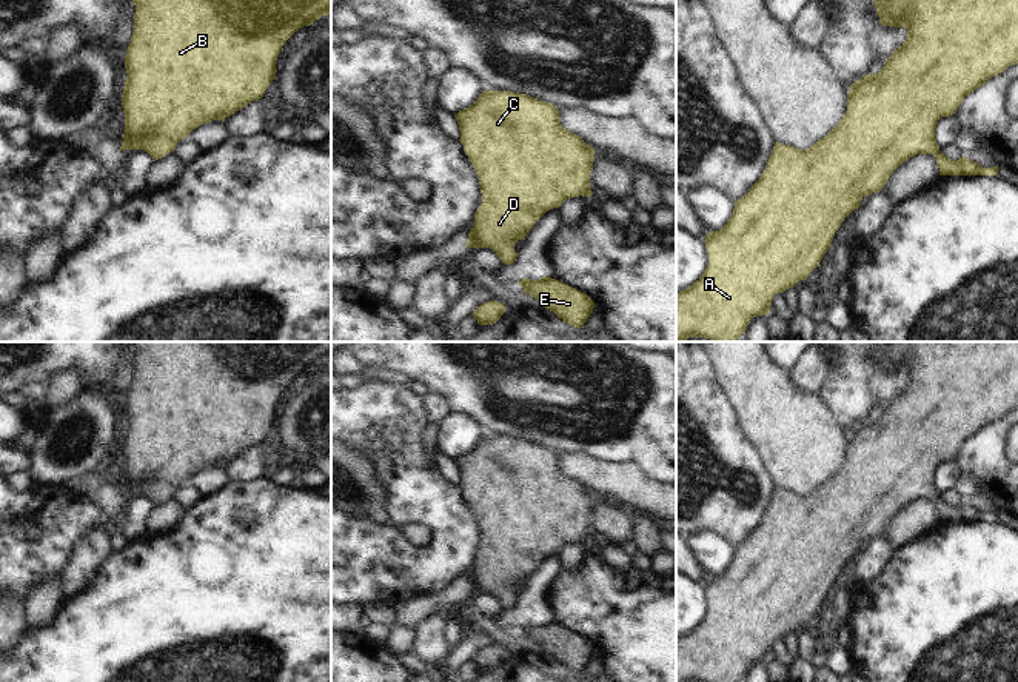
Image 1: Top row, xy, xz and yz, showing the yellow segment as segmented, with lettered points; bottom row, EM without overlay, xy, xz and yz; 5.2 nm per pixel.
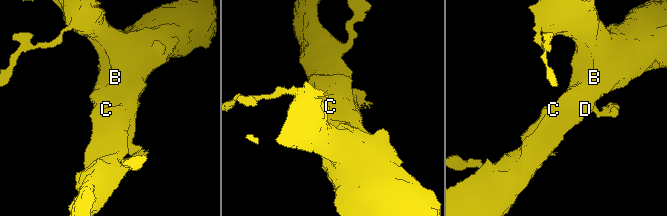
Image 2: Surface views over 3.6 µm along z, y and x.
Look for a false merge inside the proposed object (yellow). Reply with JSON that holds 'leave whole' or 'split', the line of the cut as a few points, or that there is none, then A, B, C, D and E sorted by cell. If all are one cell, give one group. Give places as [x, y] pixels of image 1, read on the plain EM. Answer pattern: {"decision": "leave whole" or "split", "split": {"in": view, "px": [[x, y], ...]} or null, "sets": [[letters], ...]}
{"decision": "leave whole", "split": null, "sets": [["A", "B", "C", "D", "E"]]}

